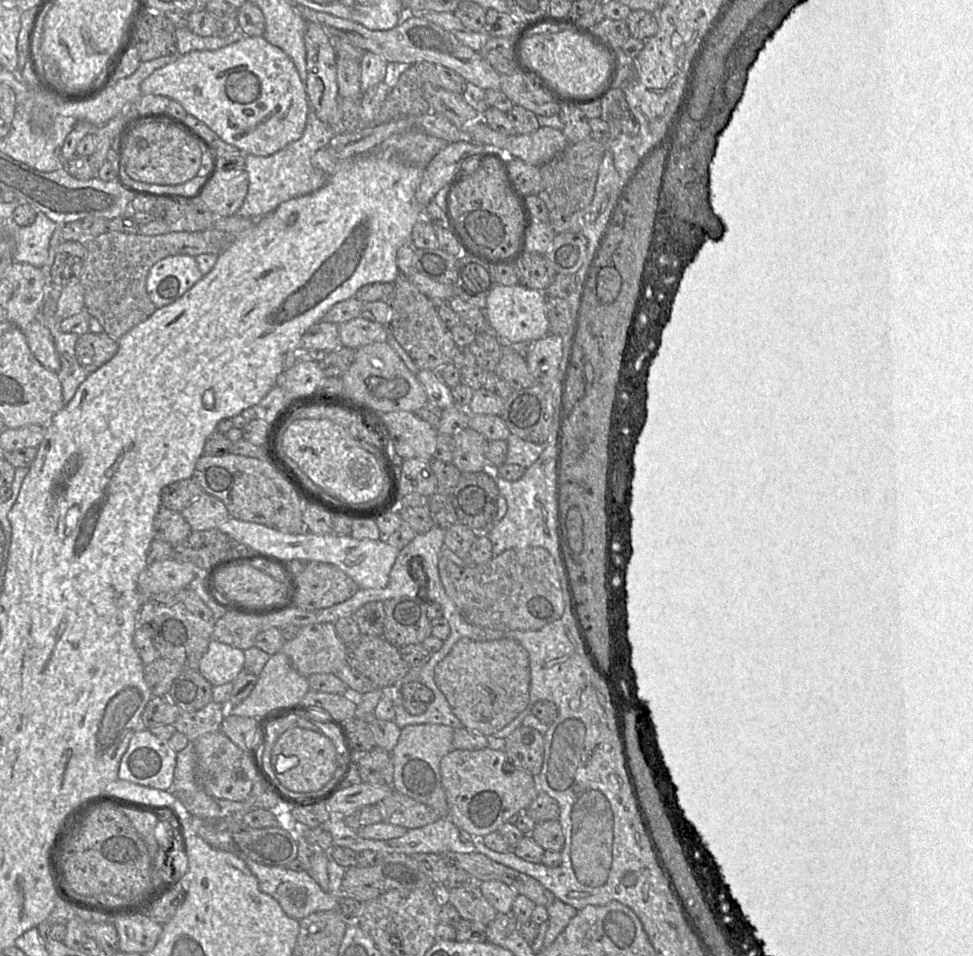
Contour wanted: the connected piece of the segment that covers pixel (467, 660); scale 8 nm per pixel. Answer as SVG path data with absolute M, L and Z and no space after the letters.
M461 638L435 667L434 680L463 727L492 736L527 706L530 667L527 651L513 638L475 641Z

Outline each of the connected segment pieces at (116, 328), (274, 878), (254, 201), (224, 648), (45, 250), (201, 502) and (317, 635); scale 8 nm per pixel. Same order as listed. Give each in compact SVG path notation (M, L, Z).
M179 227L161 235L107 230L94 238L84 238L86 258L79 282L84 289L85 309L99 321L105 333L119 340L157 309L146 288L147 275L154 264L174 255L219 255L233 244L235 238L235 234L215 228L185 231Z
M329 853L327 863L329 886L327 892L323 891L305 871L295 872L287 867L265 866L250 858L246 858L244 862L256 877L259 889L274 898L289 917L300 921L314 912L338 910L339 900L342 896L342 878L346 868L331 858Z
M310 108L303 135L296 141L269 156L245 154L245 170L249 176L249 187L245 200L236 214L258 219L290 199L313 193L327 182L326 174L313 167L312 156L329 145L335 136L332 127L321 121Z
M212 639L200 660L198 672L214 687L232 683L243 671L243 663L243 650Z
M40 211L31 225L19 226L11 219L6 220L7 234L13 239L14 261L43 268L49 257L50 239L56 226Z
M202 493L181 514L192 531L218 529L219 525L230 518L223 502L208 493Z
M314 623L300 627L297 637L285 641L281 652L291 661L299 674L308 678L314 674L336 674L346 665L346 644L338 637L333 623Z

